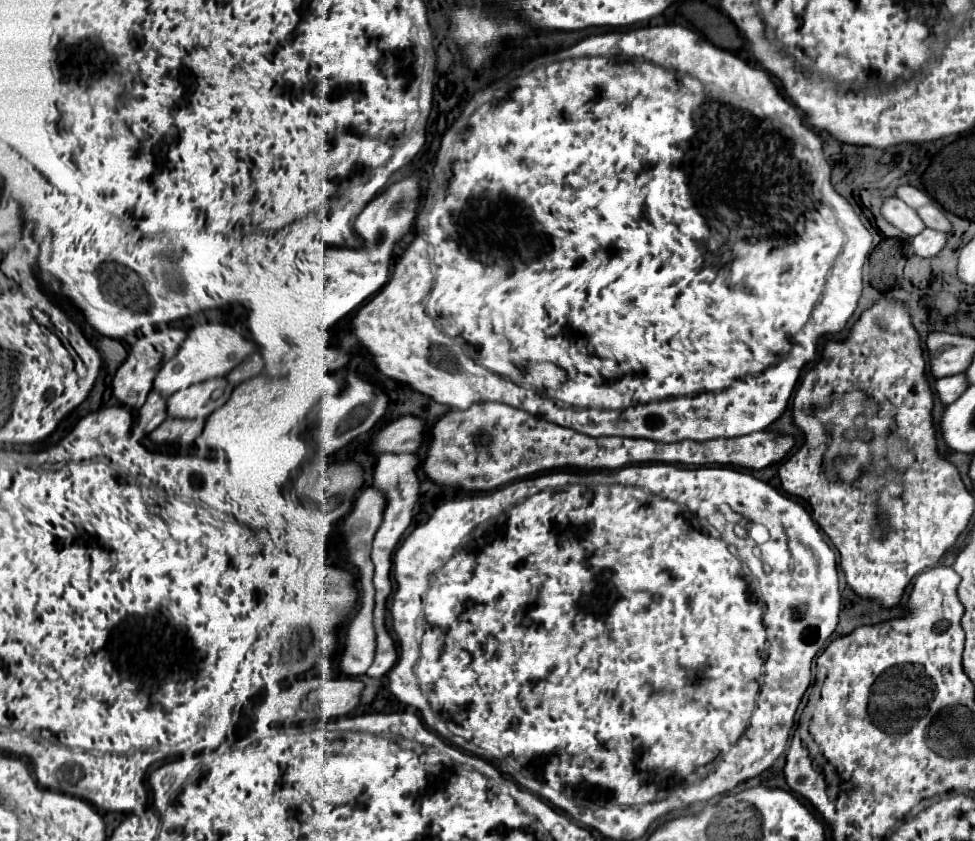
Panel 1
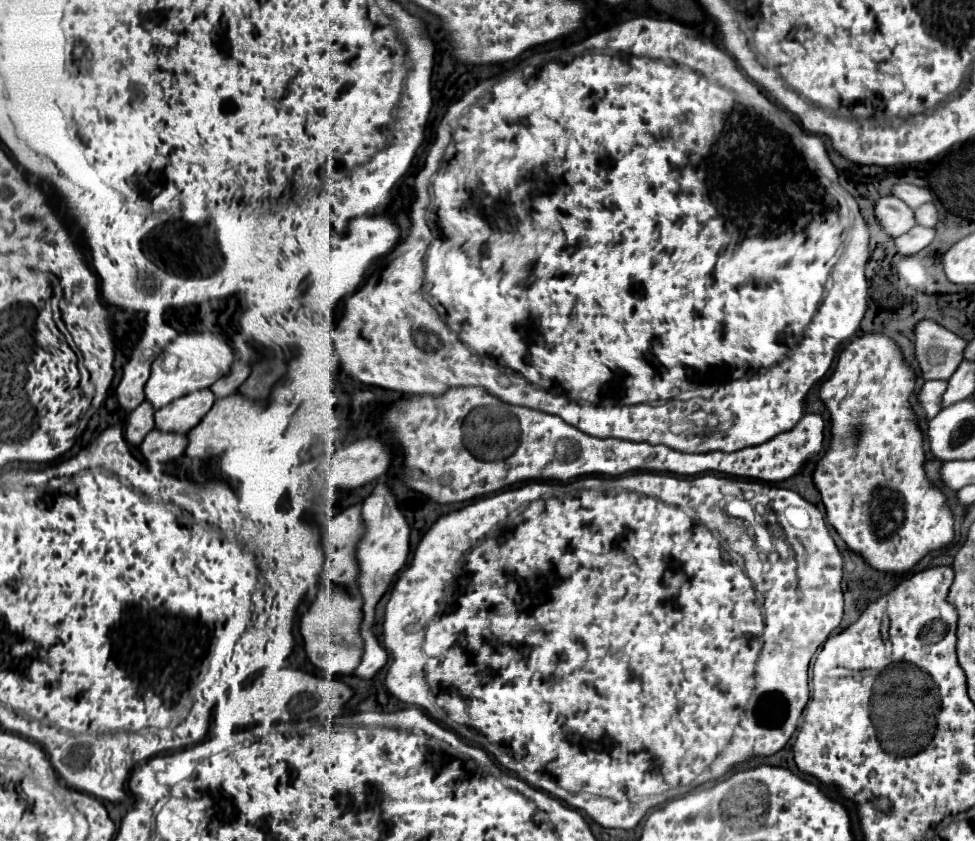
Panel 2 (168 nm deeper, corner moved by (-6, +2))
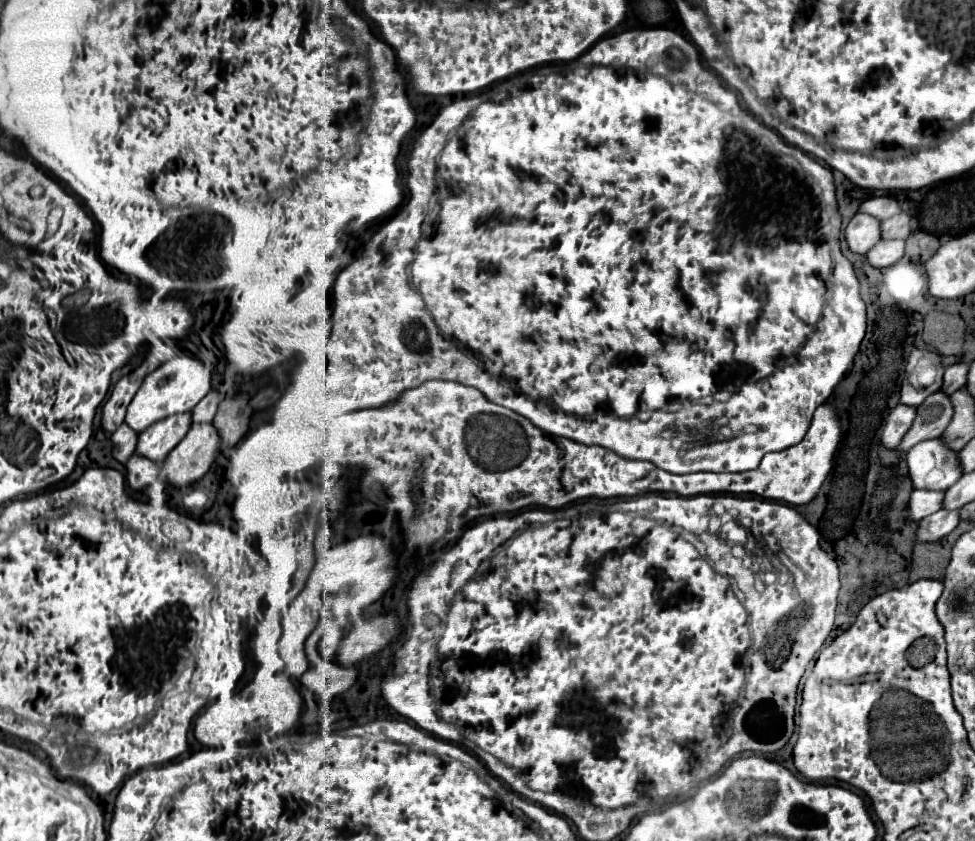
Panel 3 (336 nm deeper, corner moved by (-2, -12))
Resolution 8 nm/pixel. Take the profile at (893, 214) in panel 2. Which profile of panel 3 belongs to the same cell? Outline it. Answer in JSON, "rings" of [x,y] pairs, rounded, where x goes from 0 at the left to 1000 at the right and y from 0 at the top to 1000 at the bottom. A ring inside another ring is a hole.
{"rings":[[[878,254],[866,271],[866,278],[874,300],[888,302],[894,293],[898,293],[898,288],[905,285],[905,266],[892,254]]]}

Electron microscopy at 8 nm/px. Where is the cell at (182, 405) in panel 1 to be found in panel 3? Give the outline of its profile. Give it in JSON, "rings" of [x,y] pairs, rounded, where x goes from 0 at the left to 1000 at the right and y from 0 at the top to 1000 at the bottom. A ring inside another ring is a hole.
{"rings":[[[197,490],[172,495],[164,502],[158,502],[152,511],[144,514],[139,537],[158,549],[168,549],[174,535],[189,523],[195,507],[197,507]]]}

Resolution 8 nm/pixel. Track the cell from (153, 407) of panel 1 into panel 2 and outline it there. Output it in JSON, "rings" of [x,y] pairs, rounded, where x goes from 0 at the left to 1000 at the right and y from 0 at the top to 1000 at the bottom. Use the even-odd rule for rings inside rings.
{"rings":[[[146,478],[139,488],[131,492],[127,518],[133,528],[142,530],[154,511],[158,511],[158,485],[152,478]]]}

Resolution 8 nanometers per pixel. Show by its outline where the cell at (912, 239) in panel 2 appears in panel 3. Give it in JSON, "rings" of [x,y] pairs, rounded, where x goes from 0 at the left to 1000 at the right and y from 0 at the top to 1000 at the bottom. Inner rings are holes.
{"rings":[[[905,285],[888,304],[894,316],[901,316],[901,319],[915,316],[927,304],[927,295],[929,295],[927,285]]]}

